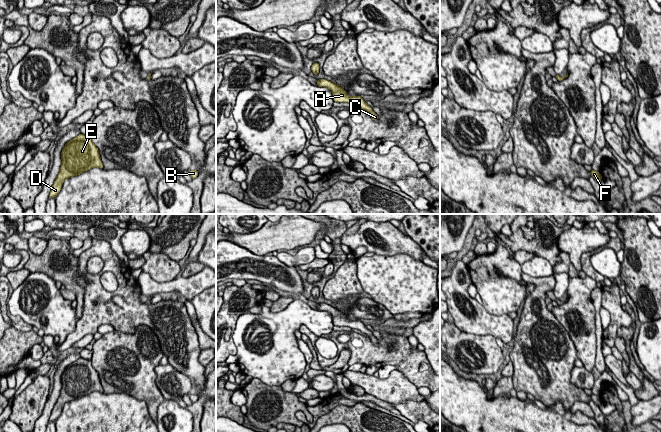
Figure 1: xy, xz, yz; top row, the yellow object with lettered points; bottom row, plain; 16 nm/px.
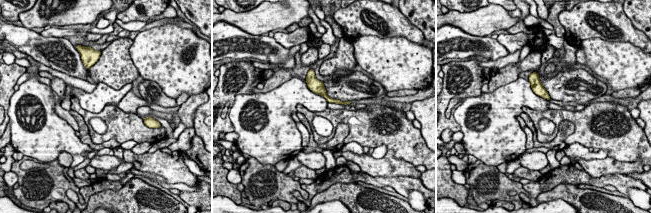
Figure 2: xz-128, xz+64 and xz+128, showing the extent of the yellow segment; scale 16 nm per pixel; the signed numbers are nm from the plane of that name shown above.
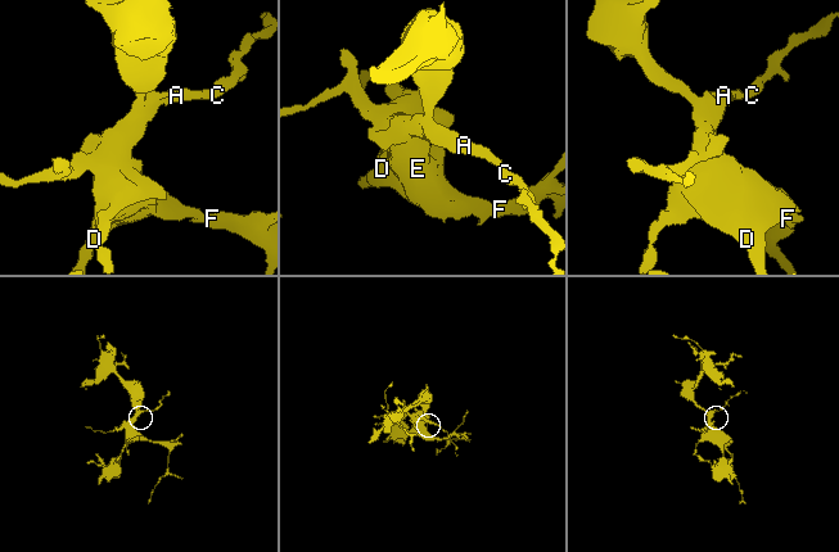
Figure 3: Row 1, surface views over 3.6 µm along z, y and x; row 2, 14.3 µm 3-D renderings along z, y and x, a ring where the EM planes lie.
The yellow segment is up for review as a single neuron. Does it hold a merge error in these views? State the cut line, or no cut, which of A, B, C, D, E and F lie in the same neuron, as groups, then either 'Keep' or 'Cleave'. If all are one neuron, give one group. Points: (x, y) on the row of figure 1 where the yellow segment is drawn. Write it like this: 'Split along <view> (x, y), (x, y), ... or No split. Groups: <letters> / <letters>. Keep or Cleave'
No split. Groups: A B C D E F. Keep

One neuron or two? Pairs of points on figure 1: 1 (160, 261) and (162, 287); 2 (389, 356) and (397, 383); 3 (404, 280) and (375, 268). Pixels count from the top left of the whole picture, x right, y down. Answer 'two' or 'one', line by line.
1: two
2: two
3: one

